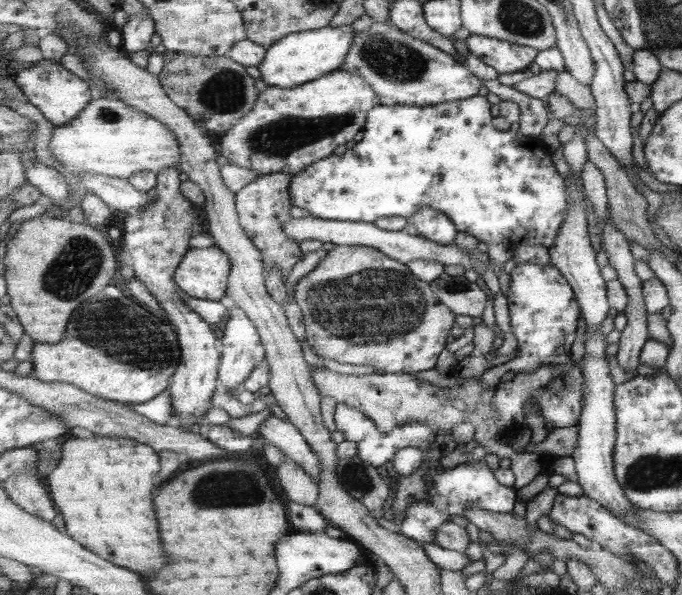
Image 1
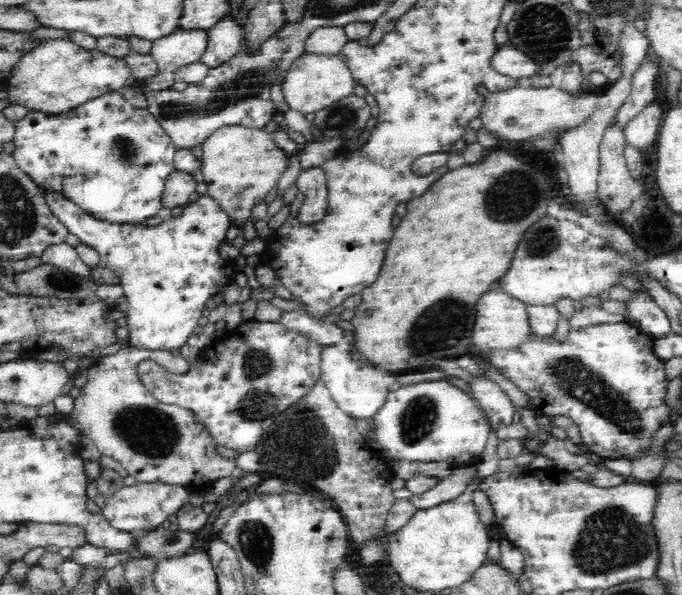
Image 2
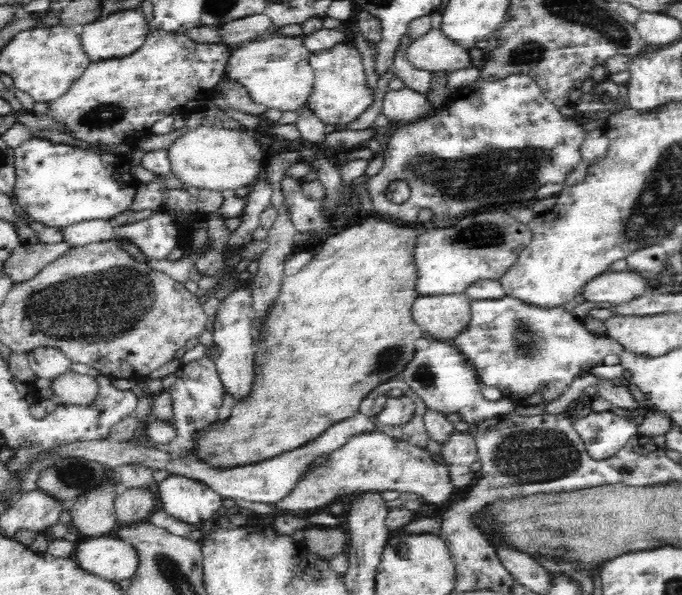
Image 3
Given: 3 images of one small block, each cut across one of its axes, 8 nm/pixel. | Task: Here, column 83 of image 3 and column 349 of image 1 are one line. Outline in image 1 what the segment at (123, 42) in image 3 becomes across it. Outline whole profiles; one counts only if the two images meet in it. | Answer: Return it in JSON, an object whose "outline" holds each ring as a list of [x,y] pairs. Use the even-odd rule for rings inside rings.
{"outline":[[[327,26],[325,29],[289,34],[268,47],[265,60],[259,65],[262,80],[267,85],[291,89],[335,72],[341,68],[347,53],[351,52],[354,36],[356,32],[351,26],[342,28]]]}

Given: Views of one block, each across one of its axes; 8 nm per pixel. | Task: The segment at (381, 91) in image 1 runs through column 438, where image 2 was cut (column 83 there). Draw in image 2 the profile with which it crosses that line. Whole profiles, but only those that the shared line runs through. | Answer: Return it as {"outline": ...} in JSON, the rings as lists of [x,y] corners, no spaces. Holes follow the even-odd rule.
{"outline":[[[62,38],[39,41],[13,65],[4,88],[8,102],[24,106],[29,111],[62,114],[74,110],[108,92],[118,92],[128,84],[131,72],[121,58],[104,54],[98,49],[84,49]]]}

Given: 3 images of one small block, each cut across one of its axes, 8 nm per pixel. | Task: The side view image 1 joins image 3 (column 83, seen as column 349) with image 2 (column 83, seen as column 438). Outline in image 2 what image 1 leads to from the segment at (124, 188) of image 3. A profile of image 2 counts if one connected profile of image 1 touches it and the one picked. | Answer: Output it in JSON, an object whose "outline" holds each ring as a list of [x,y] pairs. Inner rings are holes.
{"outline":[[[119,91],[102,94],[100,97],[86,102],[84,105],[77,106],[74,110],[69,110],[62,114],[50,115],[32,110],[26,113],[24,118],[14,121],[14,124],[15,135],[13,142],[15,149],[12,155],[15,158],[16,164],[28,176],[32,177],[32,180],[40,188],[56,190],[56,192],[66,195],[72,202],[80,206],[82,210],[92,213],[92,216],[114,224],[146,224],[148,218],[160,214],[160,210],[162,210],[160,197],[168,176],[175,170],[173,160],[177,148],[173,145],[163,126],[152,116],[152,113],[148,109],[136,108]]]}

